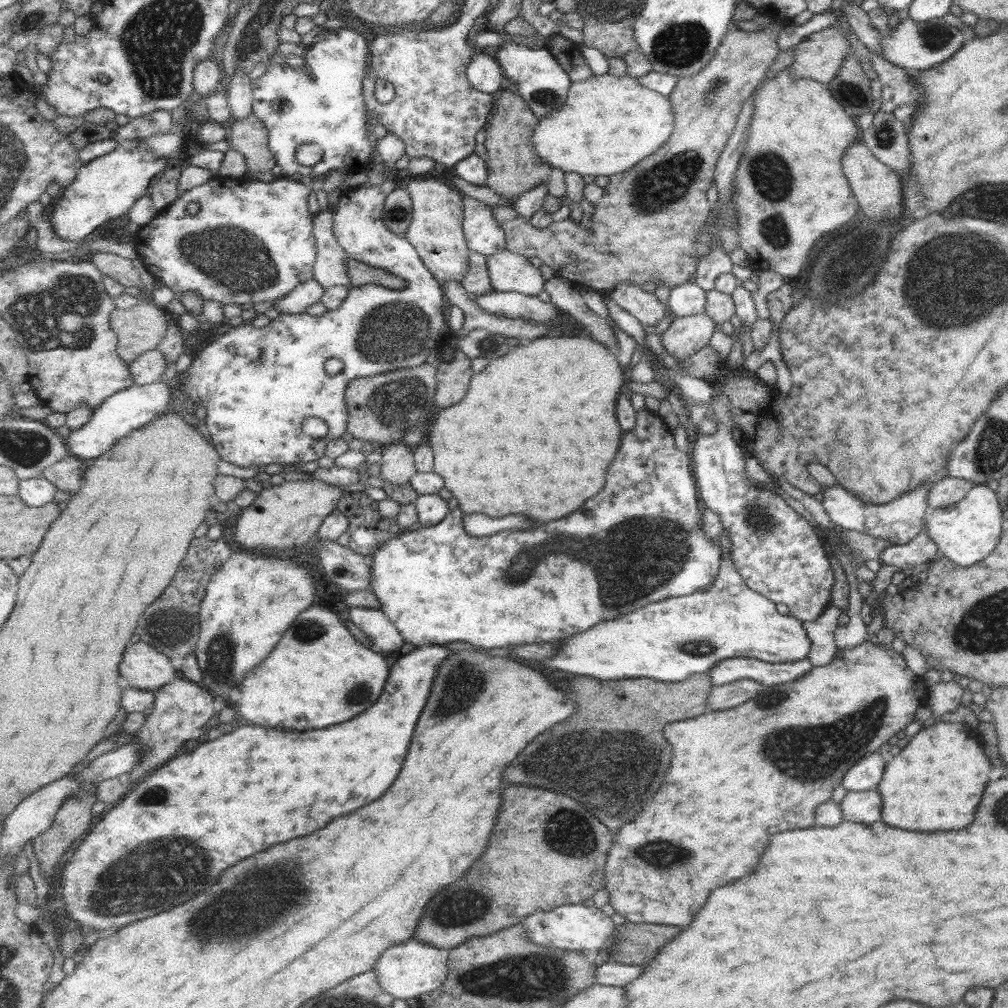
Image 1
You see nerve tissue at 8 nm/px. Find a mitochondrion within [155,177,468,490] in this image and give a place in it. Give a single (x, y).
(231, 254)

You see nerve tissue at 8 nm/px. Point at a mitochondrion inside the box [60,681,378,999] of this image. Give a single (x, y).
(124, 888)

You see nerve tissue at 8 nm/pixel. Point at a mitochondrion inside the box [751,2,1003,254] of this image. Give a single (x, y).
(934, 37)

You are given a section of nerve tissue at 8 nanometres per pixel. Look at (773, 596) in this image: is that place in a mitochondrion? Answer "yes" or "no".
no

